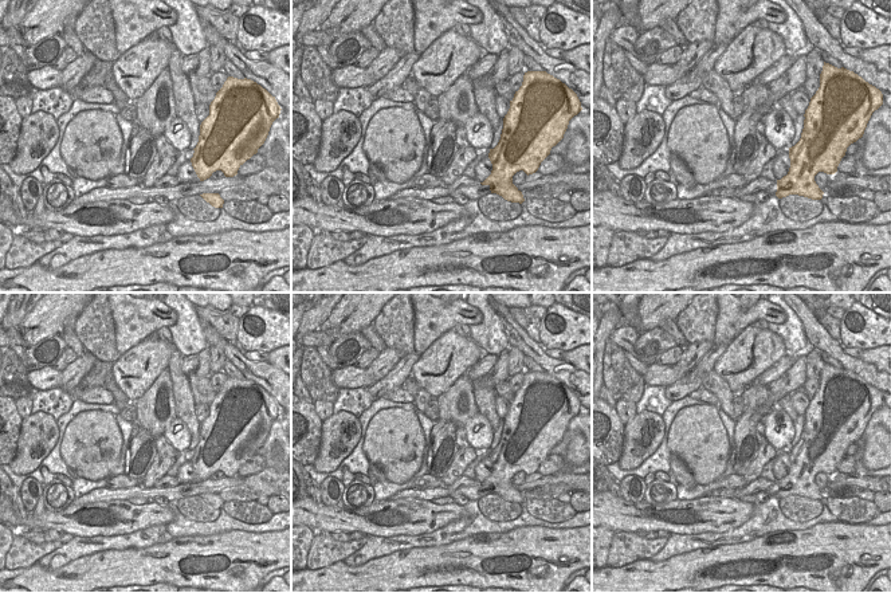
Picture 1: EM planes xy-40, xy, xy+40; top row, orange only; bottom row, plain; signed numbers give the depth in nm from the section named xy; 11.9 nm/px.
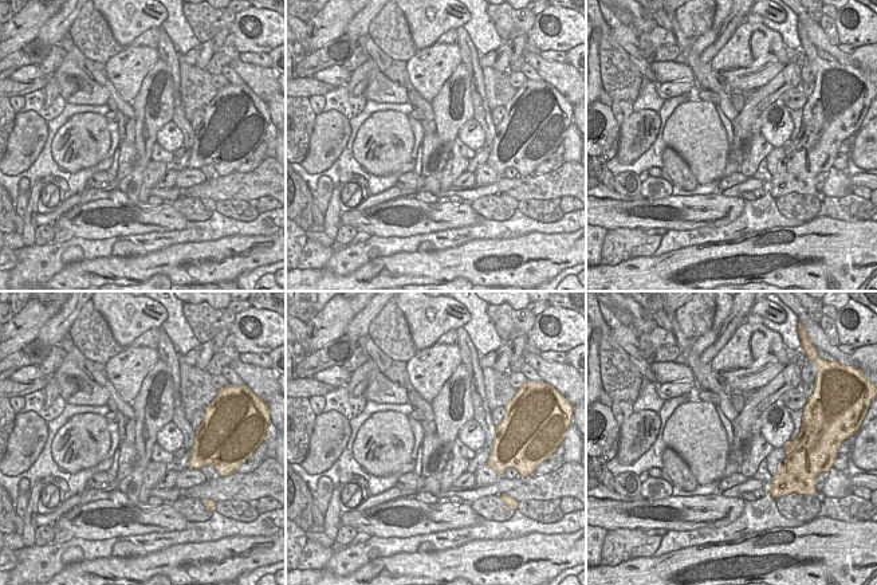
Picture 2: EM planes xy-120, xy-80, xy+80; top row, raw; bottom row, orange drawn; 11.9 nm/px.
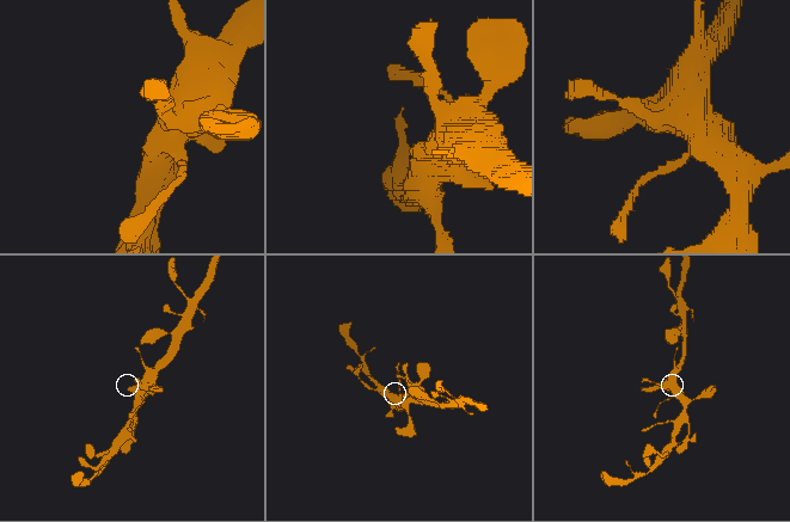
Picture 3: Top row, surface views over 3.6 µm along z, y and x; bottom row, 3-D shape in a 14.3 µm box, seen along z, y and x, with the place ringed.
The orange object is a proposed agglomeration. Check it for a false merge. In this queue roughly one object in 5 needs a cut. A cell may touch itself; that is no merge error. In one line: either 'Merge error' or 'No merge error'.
No merge error

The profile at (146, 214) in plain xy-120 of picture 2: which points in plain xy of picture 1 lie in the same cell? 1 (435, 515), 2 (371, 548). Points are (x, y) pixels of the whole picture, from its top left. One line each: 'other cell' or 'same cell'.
1: same cell
2: other cell

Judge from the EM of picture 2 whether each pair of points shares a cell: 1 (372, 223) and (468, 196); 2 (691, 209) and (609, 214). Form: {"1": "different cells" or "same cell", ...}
{"1": "different cells", "2": "same cell"}

